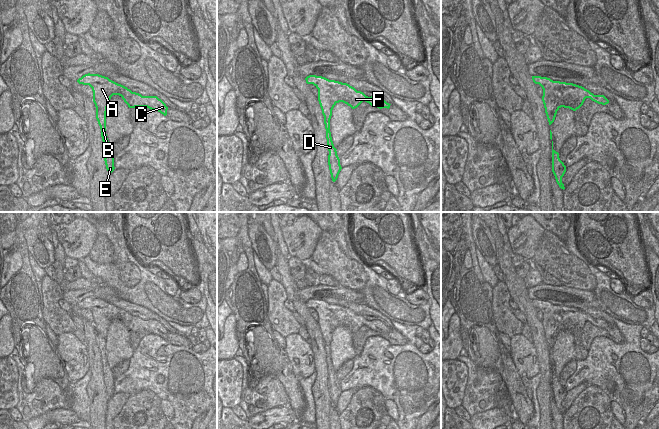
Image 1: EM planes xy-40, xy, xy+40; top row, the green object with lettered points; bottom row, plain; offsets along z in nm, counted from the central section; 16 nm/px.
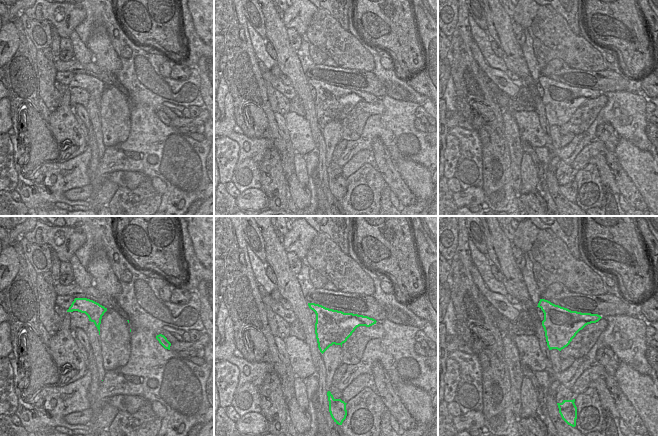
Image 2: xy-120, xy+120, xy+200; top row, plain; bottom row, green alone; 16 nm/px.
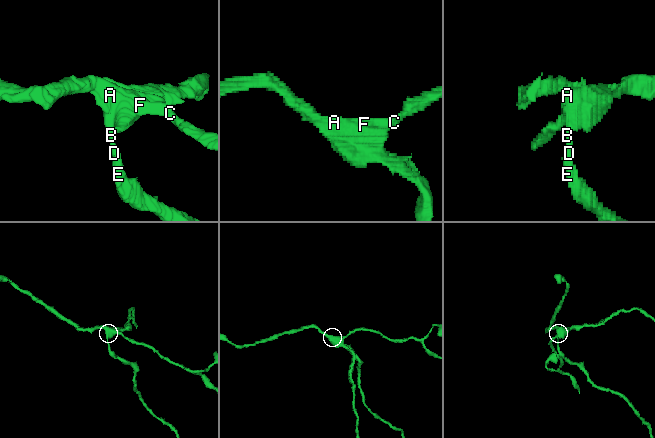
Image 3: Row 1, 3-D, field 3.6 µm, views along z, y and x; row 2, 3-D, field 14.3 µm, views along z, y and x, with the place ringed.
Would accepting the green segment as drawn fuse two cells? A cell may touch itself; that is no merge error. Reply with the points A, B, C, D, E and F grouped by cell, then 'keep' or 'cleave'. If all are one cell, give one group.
A C F / B D E; cleave

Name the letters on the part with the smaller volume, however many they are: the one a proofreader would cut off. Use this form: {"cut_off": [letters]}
{"cut_off": ["B", "D", "E"]}

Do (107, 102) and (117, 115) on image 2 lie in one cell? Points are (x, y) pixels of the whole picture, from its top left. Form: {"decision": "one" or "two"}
{"decision": "one"}

